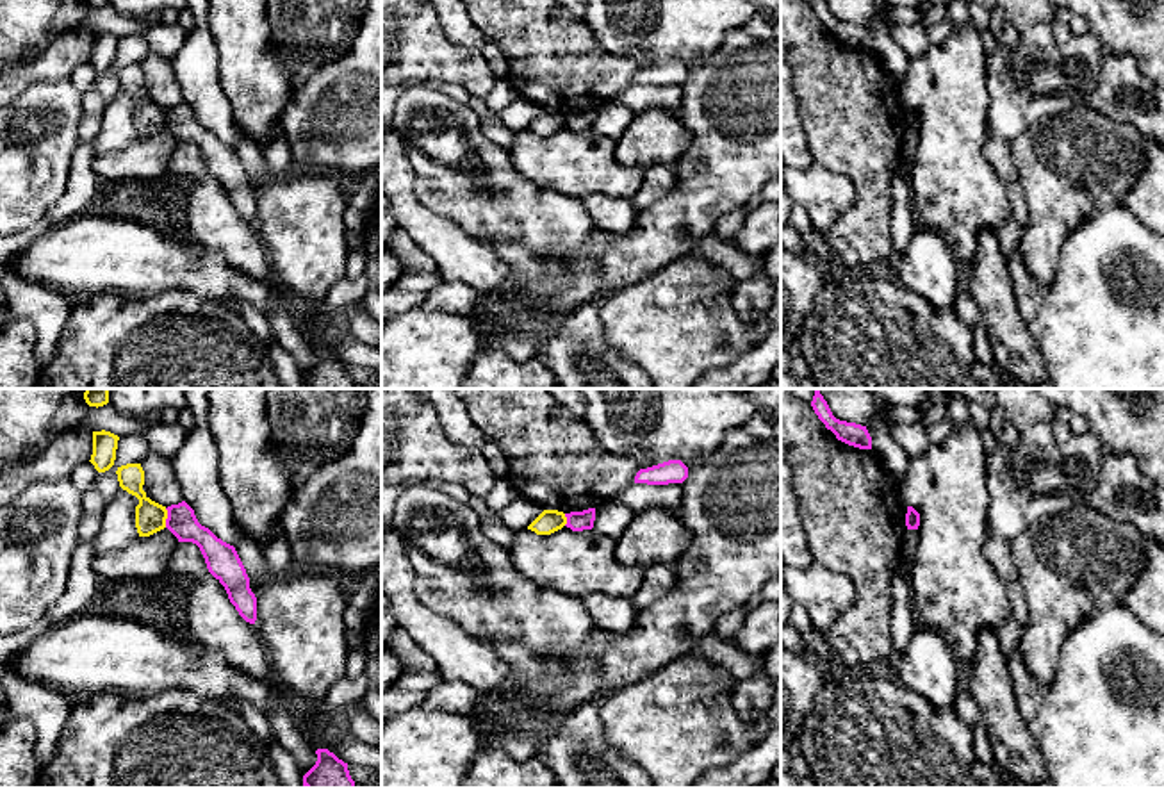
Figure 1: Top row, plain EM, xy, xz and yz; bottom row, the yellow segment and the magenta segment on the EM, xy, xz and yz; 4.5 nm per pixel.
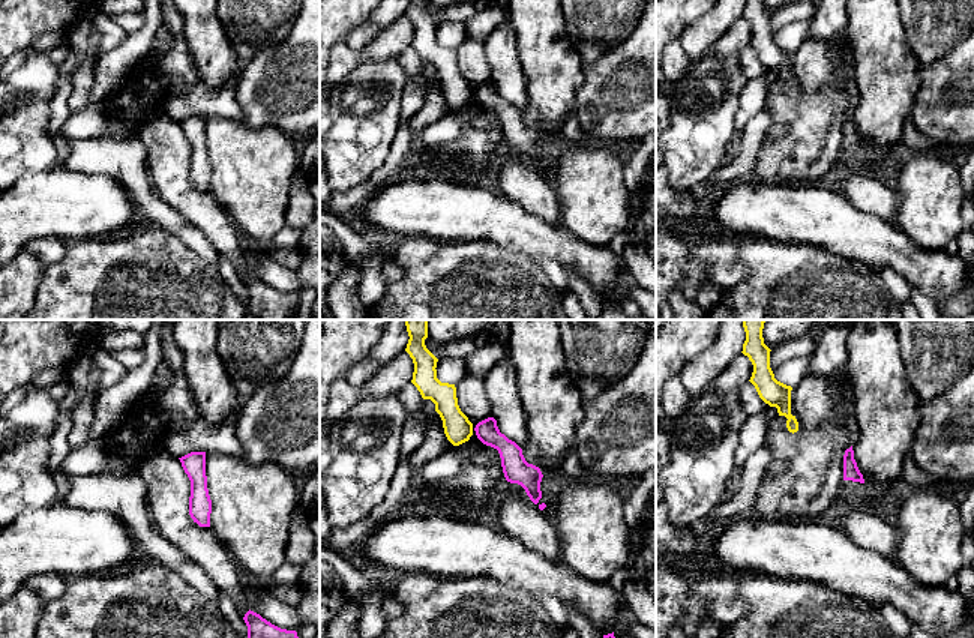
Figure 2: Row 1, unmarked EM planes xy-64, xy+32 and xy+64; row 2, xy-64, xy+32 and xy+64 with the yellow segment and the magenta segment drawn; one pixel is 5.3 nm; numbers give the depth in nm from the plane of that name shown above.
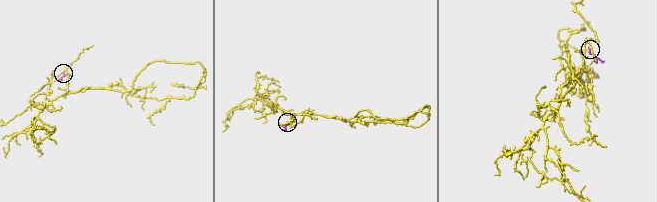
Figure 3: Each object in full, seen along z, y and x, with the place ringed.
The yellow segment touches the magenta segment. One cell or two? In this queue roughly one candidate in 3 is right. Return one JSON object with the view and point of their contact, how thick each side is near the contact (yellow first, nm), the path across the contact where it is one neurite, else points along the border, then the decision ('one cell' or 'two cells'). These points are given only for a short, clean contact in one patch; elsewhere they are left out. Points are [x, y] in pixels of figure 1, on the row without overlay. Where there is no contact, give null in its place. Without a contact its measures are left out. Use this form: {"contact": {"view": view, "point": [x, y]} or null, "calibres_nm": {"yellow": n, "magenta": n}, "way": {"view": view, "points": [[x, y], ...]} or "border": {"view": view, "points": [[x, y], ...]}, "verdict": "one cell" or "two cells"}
{"contact": {"view": "xy", "point": [166, 118]}, "calibres_nm": {"yellow": 140, "magenta": 140}, "border": {"view": "xy", "points": [[164, 109], [166, 127]]}, "verdict": "two cells"}

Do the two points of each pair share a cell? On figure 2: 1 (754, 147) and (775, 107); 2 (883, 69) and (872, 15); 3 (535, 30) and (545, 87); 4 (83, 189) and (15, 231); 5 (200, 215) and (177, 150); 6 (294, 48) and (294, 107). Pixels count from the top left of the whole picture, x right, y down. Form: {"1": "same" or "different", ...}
{"1": "different", "2": "same", "3": "same", "4": "same", "5": "same", "6": "same"}

